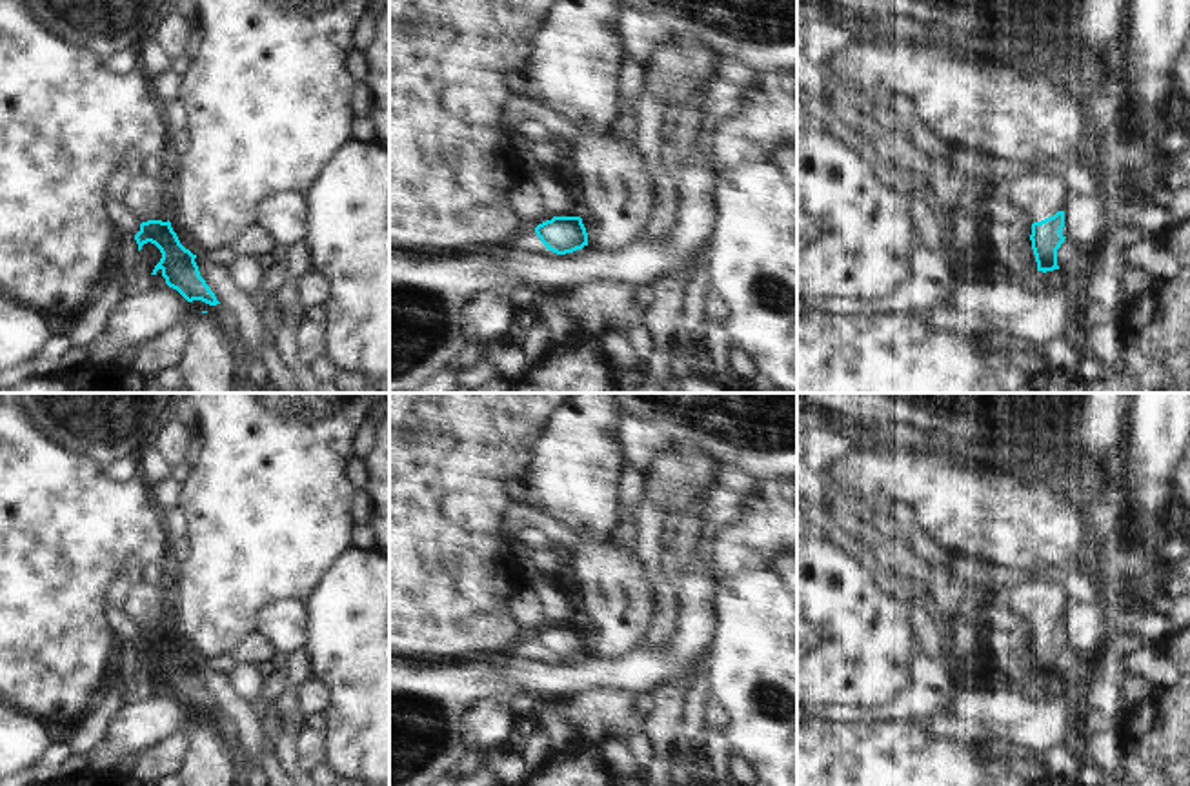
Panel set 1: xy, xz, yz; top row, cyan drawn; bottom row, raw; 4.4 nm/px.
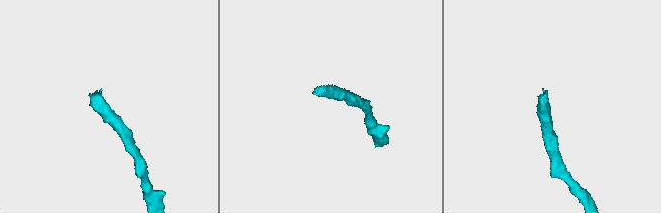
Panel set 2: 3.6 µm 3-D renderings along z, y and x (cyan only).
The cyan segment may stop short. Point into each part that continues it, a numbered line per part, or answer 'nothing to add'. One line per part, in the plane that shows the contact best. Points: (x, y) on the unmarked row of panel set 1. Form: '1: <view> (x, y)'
1: yz (1039, 603)

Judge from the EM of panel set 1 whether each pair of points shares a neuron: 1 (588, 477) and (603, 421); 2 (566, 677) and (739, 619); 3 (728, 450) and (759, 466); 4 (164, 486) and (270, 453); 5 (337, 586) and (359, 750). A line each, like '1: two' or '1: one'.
1: one
2: two
3: one
4: two
5: one

